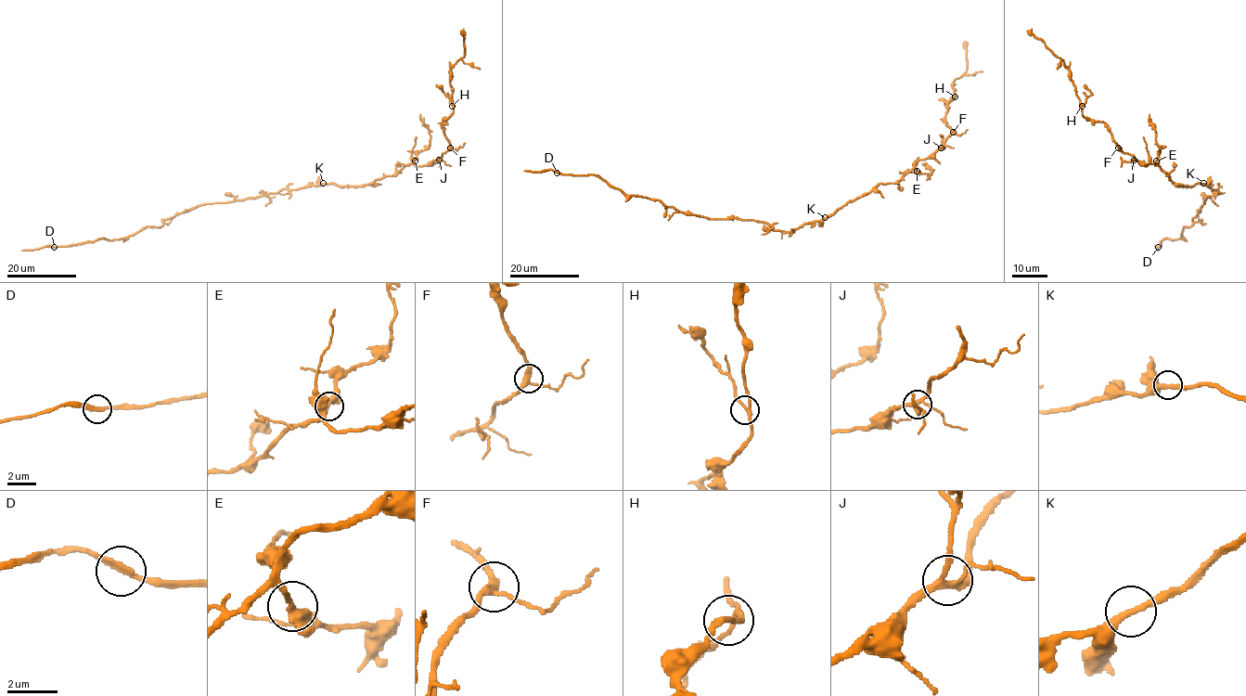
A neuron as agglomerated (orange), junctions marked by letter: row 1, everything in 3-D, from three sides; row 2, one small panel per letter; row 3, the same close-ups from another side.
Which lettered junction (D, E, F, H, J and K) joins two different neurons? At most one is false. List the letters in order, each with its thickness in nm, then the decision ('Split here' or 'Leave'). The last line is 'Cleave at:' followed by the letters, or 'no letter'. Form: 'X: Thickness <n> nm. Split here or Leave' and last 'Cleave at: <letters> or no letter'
D: Thickness 220 nm. Leave
E: Thickness 240 nm. Leave
F: Thickness 280 nm. Leave
H: Thickness 200 nm. Leave
J: Thickness 240 nm. Leave
K: Thickness 300 nm. Leave
Cleave at: no letter

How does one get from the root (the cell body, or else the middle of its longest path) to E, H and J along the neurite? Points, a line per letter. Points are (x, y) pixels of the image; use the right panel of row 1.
E: (1203, 184), (1176, 185), (1153, 163), (1156, 161)
H: (1203, 184), (1181, 186), (1158, 165), (1142, 165), (1119, 148), (1103, 122), (1088, 121), (1082, 114), (1082, 106)
J: (1203, 184), (1176, 185), (1158, 165), (1142, 165), (1134, 160)

